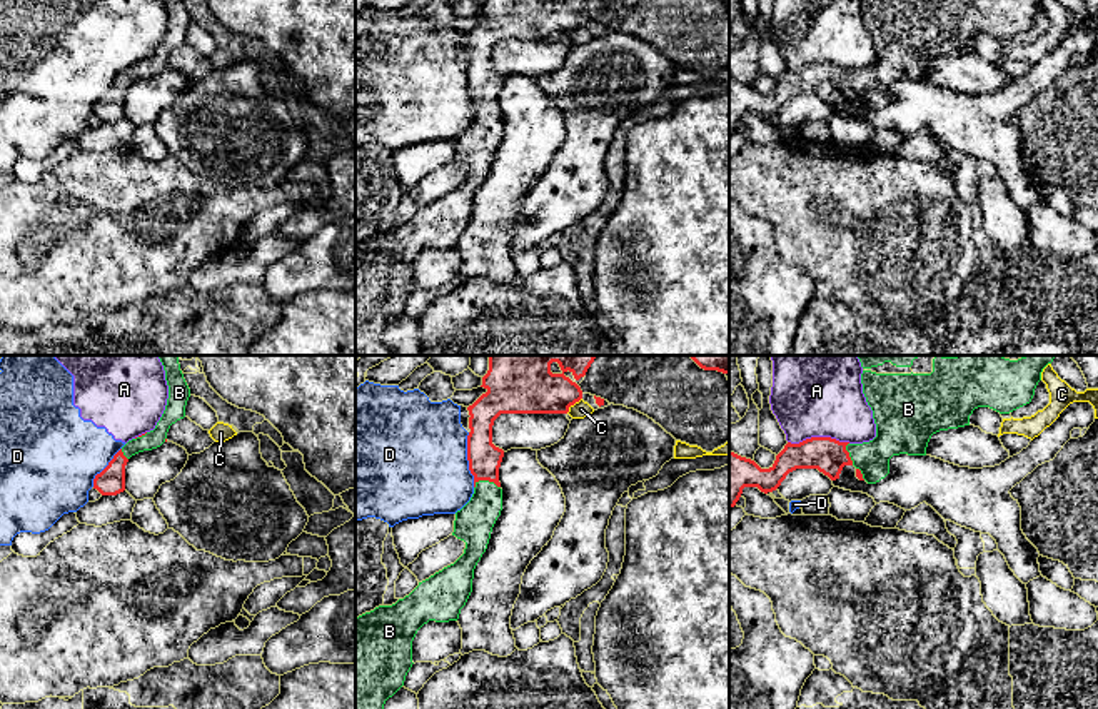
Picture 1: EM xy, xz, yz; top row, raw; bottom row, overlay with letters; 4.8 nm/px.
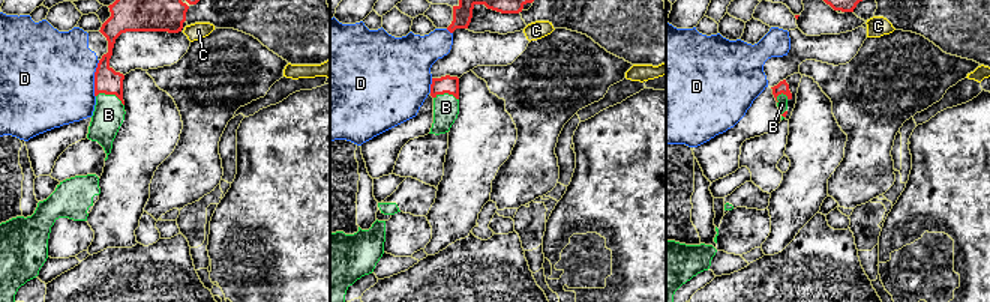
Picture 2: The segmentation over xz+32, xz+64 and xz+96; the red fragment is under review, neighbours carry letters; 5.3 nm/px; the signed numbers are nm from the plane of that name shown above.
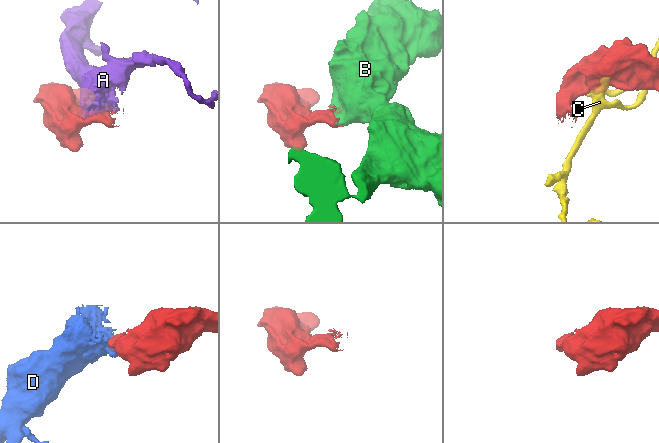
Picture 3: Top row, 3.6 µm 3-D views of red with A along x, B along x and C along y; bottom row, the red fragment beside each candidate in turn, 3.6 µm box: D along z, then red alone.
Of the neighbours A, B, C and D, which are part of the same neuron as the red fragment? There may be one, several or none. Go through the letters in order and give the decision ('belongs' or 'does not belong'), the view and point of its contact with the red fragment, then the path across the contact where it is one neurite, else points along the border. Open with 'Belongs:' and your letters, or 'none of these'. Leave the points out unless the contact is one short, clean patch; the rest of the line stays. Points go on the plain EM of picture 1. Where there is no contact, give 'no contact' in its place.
Belongs: B
A: does not belong; meets red in yz at (820, 64); border along yz (788, 67), (835, 64), (850, 69)
B: belongs; meets red in xz at (488, 105)
C: does not belong; meets red in xz at (573, 30); border along xz (581, 24), (566, 39)
D: does not belong; meets red in xz at (468, 85); border along xz (468, 59), (468, 95), (474, 112)

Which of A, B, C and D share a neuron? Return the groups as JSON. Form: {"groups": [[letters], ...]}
{"groups": [["A", "D"], ["B"], ["C"]]}

